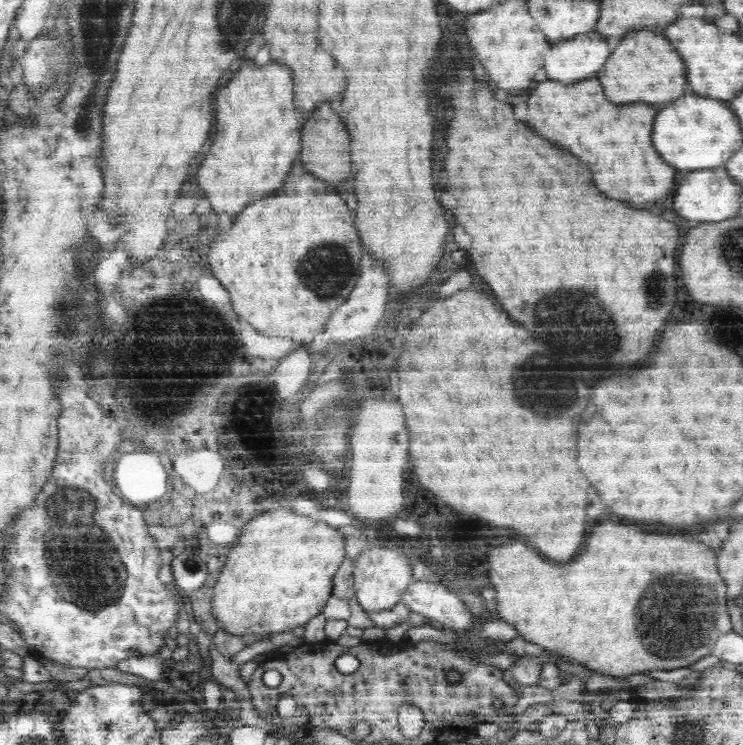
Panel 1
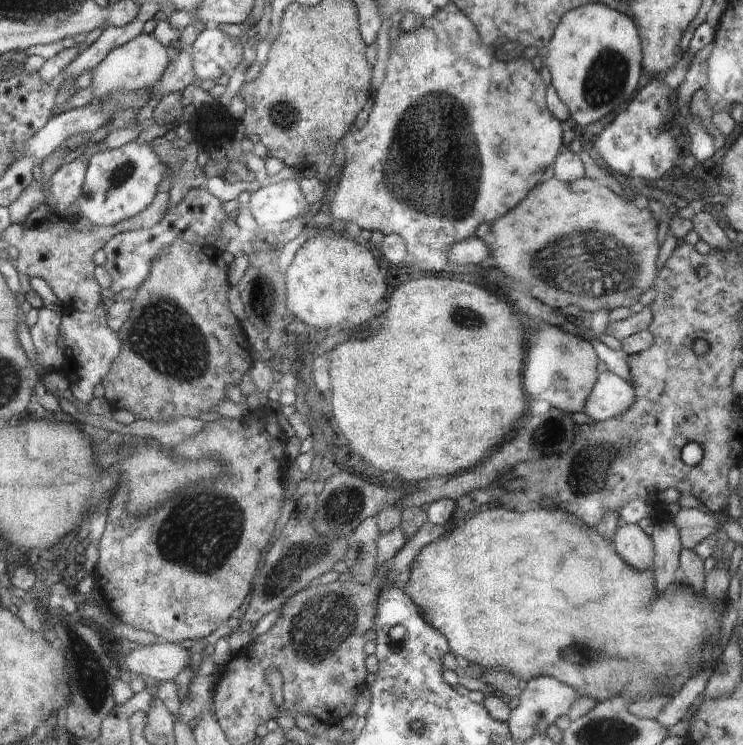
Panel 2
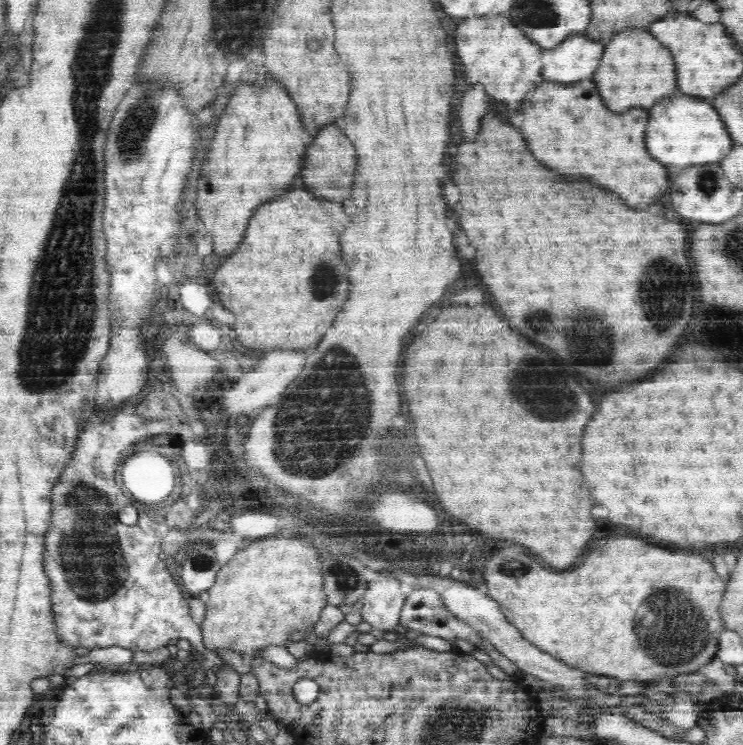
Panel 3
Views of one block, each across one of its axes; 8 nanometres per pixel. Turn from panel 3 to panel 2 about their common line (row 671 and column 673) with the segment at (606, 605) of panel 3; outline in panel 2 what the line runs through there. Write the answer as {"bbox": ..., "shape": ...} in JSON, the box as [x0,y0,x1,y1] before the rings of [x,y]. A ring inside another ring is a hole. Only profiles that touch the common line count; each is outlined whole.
{"bbox":[402,505,726,703],"shape":[[[503,505],[476,512],[472,518],[456,524],[446,535],[423,546],[422,550],[414,556],[407,575],[408,580],[402,588],[417,605],[417,610],[424,616],[425,621],[441,631],[449,640],[449,650],[464,656],[467,662],[494,670],[502,668],[502,671],[511,673],[517,680],[529,681],[540,676],[550,676],[562,684],[568,684],[574,690],[580,690],[581,696],[594,698],[598,703],[618,696],[629,703],[642,696],[646,698],[658,696],[658,694],[676,695],[692,676],[700,672],[702,646],[713,644],[716,647],[721,640],[720,616],[726,602],[722,604],[718,600],[708,600],[704,595],[696,596],[693,588],[684,583],[670,584],[660,594],[656,590],[653,569],[636,570],[629,563],[624,562],[620,556],[610,542],[606,542],[598,532],[594,532],[594,528],[584,524],[575,514],[568,514],[562,510],[538,510],[536,507],[520,512]],[[566,648],[571,648],[568,658],[576,664],[568,664],[568,660],[562,658],[562,652]]]}

